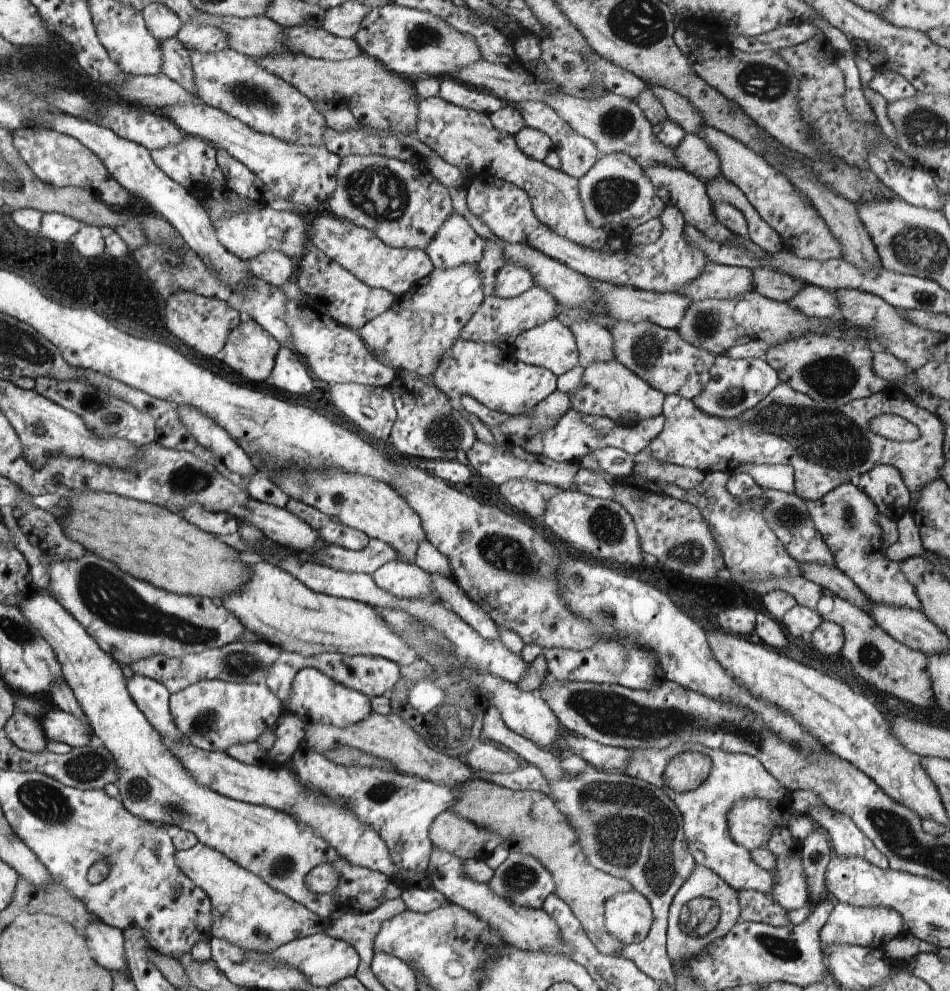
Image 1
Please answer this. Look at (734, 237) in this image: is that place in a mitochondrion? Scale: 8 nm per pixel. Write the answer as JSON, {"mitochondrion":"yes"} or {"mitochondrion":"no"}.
{"mitochondrion":"no"}

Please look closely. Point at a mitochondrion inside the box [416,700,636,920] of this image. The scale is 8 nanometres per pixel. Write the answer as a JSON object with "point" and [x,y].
{"point":[520,877]}

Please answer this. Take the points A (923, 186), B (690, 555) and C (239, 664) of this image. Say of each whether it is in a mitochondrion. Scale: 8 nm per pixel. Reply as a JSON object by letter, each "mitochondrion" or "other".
{"A":"other","B":"mitochondrion","C":"mitochondrion"}

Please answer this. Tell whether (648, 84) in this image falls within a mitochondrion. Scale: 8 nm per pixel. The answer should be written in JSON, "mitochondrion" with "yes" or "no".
{"mitochondrion":"no"}

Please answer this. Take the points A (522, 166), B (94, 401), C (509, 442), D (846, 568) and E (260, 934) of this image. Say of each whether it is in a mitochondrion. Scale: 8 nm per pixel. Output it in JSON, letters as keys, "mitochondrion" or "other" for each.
{"A":"other","B":"mitochondrion","C":"other","D":"other","E":"mitochondrion"}

